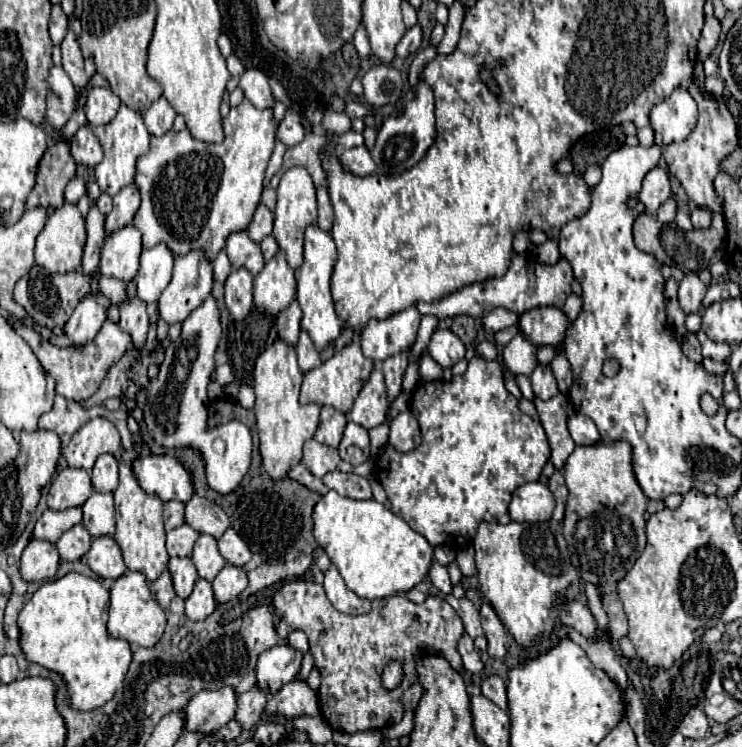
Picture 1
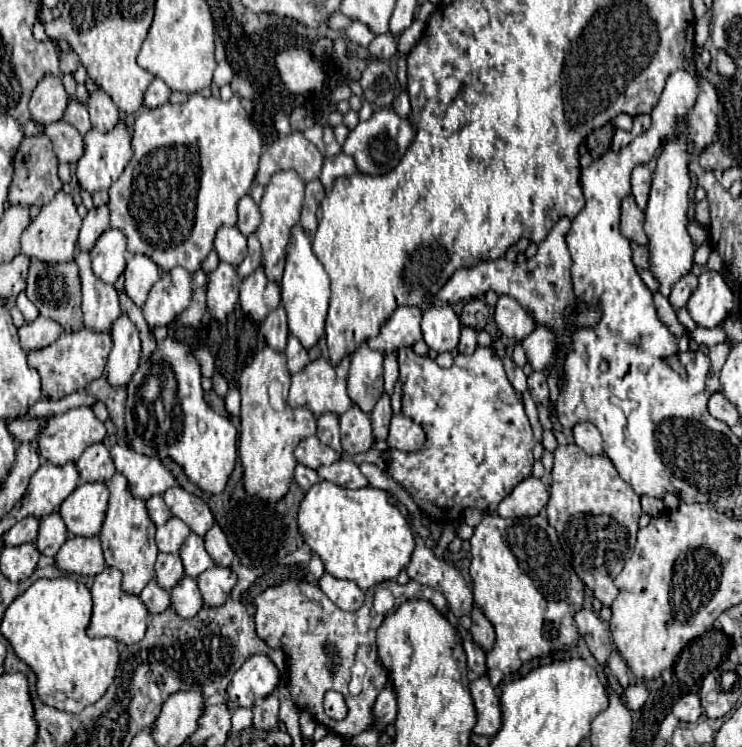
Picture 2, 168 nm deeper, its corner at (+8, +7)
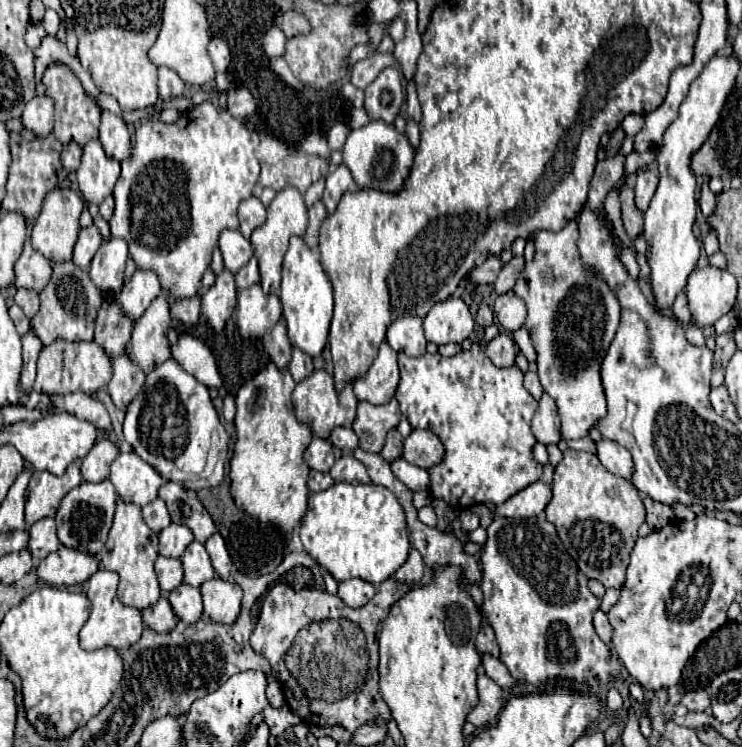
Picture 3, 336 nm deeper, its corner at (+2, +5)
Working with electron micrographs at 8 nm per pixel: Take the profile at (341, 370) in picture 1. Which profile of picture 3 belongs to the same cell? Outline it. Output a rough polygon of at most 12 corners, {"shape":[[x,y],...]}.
{"shape":[[326,369],[292,393],[296,417],[328,437],[350,427],[358,399],[352,383],[334,389]]}

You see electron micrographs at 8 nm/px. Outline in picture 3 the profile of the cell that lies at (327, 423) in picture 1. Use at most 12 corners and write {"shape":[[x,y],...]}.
{"shape":[[336,427],[330,443],[342,453],[358,447],[358,437],[352,427]]}

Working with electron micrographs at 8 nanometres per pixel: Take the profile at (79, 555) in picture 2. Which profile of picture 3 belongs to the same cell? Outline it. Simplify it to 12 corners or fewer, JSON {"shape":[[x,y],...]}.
{"shape":[[60,547],[36,567],[40,581],[84,583],[98,569],[96,555]]}

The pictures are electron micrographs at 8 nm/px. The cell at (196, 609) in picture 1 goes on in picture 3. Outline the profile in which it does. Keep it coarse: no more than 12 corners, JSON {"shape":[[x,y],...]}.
{"shape":[[182,583],[168,595],[176,617],[188,625],[202,615],[200,589]]}

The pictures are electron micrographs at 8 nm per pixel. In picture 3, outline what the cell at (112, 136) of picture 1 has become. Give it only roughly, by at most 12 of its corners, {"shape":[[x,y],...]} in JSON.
{"shape":[[100,139],[84,145],[76,171],[88,203],[112,195],[120,161],[108,157]]}

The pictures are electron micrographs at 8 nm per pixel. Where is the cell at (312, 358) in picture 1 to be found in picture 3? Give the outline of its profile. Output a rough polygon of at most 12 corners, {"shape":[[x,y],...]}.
{"shape":[[294,347],[288,371],[294,381],[314,371],[312,357]]}

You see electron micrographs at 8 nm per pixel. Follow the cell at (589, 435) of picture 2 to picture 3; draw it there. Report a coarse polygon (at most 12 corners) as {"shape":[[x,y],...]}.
{"shape":[[608,439],[596,443],[600,463],[614,475],[630,479],[632,455]]}

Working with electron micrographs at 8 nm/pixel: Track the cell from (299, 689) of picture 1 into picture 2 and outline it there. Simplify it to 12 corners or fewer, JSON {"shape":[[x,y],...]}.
{"shape":[[278,695],[252,707],[254,729],[272,731],[280,725]]}

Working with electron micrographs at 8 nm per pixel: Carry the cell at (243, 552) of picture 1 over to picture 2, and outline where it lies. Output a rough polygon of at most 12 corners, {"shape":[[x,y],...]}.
{"shape":[[214,525],[204,545],[216,565],[230,567],[234,557],[220,525]]}

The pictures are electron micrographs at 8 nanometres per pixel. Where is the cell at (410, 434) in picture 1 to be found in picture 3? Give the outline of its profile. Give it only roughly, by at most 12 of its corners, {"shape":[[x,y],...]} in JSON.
{"shape":[[412,429],[402,457],[428,469],[440,463],[444,447],[430,429]]}

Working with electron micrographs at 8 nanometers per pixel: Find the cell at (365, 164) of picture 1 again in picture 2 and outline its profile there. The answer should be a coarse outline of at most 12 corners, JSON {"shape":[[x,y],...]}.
{"shape":[[338,153],[324,161],[320,183],[330,191],[338,177],[356,169],[350,155]]}

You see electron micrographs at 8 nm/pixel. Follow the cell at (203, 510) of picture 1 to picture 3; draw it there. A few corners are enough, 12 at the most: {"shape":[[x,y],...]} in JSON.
{"shape":[[168,481],[158,497],[204,543],[216,531],[192,489]]}

